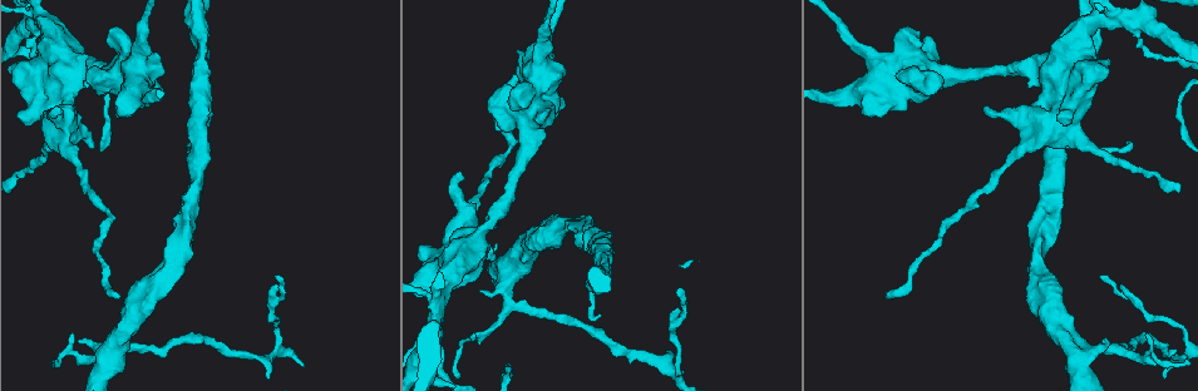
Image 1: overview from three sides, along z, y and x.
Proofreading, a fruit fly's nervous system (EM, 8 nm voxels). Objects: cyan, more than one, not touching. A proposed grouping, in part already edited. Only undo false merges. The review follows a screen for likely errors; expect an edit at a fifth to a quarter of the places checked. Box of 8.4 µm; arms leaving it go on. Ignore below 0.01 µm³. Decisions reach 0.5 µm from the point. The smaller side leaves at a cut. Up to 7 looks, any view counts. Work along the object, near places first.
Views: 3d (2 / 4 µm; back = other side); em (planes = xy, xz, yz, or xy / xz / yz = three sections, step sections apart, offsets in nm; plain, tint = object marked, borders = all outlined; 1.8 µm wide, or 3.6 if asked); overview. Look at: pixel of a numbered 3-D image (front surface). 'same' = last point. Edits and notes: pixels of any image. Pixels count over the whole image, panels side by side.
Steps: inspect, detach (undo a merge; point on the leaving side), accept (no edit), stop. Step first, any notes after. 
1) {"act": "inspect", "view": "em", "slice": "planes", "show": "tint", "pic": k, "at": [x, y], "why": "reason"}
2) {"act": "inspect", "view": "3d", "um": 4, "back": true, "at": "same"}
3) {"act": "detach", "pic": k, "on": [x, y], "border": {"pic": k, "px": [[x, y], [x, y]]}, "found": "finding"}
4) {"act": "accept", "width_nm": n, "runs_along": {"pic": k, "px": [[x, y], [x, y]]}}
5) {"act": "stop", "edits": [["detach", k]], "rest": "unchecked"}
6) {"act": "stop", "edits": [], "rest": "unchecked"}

{"act": "inspect", "view": "3d", "um": 4, "pic": 1, "at": [529, 112], "why": "abrupt turn"}

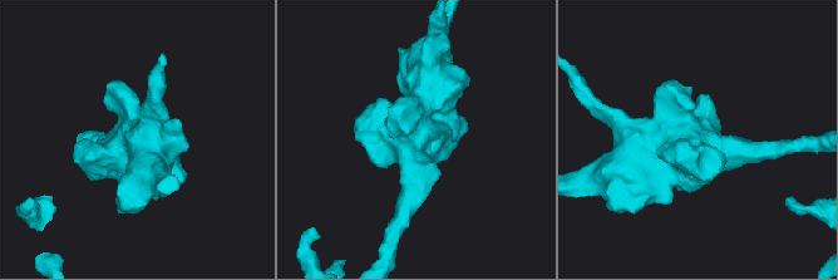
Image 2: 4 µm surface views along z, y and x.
{"act": "inspect", "view": "em", "um": 3.6, "slice": "planes", "show": "borders", "pic": 2, "at": [414, 138]}

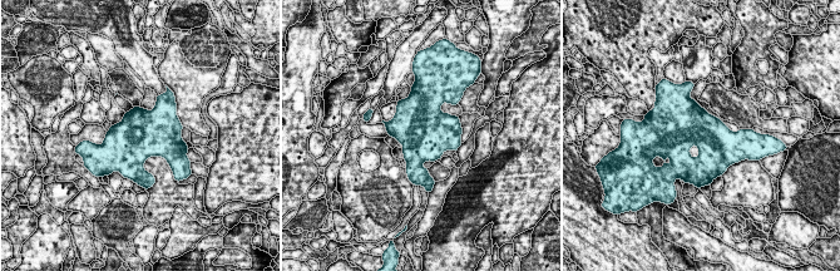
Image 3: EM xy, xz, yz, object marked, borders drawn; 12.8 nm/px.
{"act": "accept", "width_nm": 600, "found": "continuous, no second cell"}

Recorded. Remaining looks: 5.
{"act": "inspect", "view": "em", "slice": "planes", "show": "plain", "pic": 1, "at": [65, 113], "why": "four or more arms meet"}

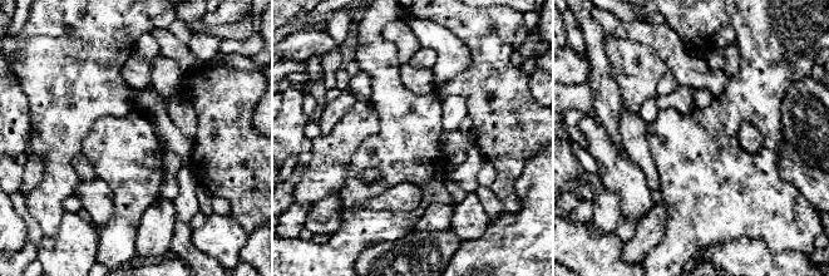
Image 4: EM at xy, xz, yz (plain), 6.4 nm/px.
{"act": "inspect", "view": "em", "slice": "planes", "show": "tint", "at": "same"}

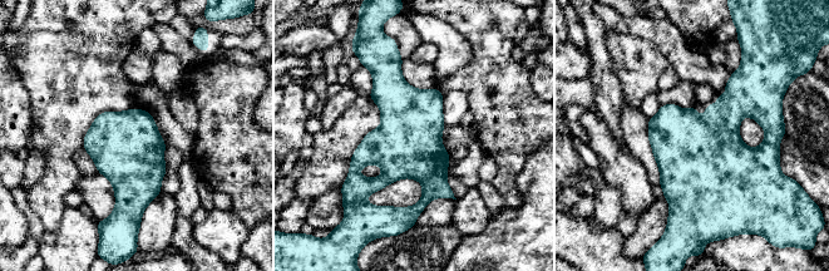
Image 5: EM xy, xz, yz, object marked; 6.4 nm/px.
{"act": "accept", "found": "all the same cell"}

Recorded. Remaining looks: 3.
{"act": "inspect", "view": "3d", "um": 4, "back": true, "pic": 1, "at": [30, 23], "why": "two arms in line, one across"}

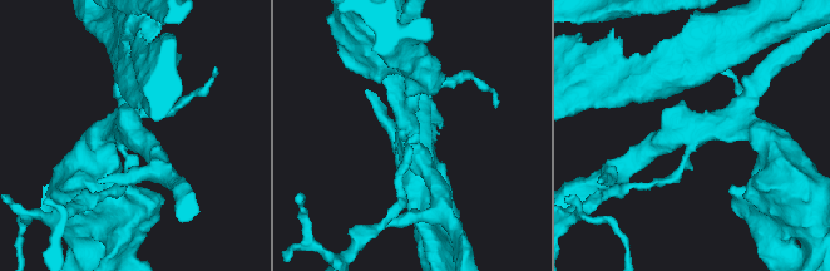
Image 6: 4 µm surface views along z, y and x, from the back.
{"act": "inspect", "view": "em", "slice": "planes", "show": "borders", "pic": 6, "at": [130, 129]}

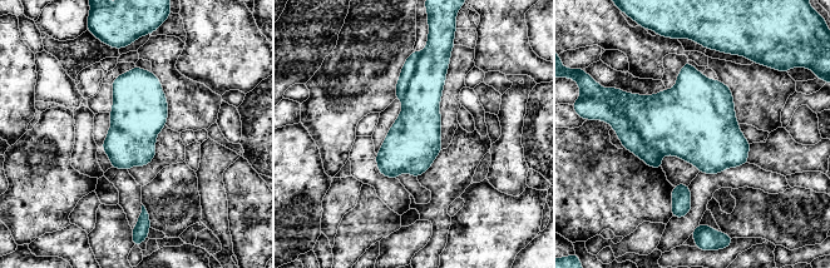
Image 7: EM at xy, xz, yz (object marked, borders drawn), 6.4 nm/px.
{"act": "detach", "pic": 7, "on": [631, 139], "found": "a second cell is stuck on"}

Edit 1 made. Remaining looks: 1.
{"act": "stop", "edits": [["detach", 7]], "rest": "unchecked"}

